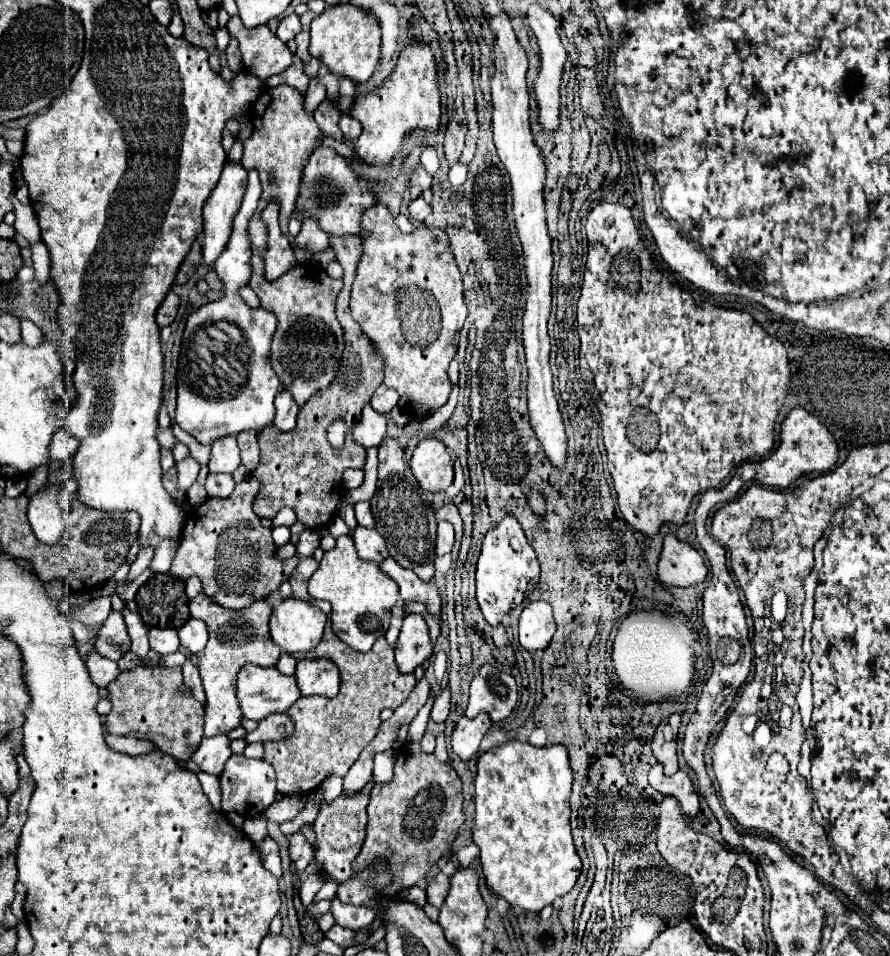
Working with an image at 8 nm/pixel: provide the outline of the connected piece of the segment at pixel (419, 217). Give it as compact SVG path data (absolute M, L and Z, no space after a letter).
M417 198L409 204L409 216L417 222L423 222L427 216L431 214L431 206L423 200L423 198Z

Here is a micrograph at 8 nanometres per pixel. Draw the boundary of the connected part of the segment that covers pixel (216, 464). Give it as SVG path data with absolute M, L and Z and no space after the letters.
M233 436L219 438L213 444L213 454L209 460L209 472L213 472L213 474L233 472L233 470L237 470L239 464L241 464L241 456L239 456L237 440Z

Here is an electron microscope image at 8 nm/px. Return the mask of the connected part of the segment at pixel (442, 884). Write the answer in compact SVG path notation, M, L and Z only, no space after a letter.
M439 872L427 886L427 902L435 908L441 908L441 904L445 902L447 892L449 892L449 876Z

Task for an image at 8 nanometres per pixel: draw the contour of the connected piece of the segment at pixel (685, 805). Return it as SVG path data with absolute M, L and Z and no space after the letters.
M655 764L649 772L649 784L665 796L677 798L687 816L695 816L699 812L699 794L685 772L679 770L673 776L663 776L663 766Z

